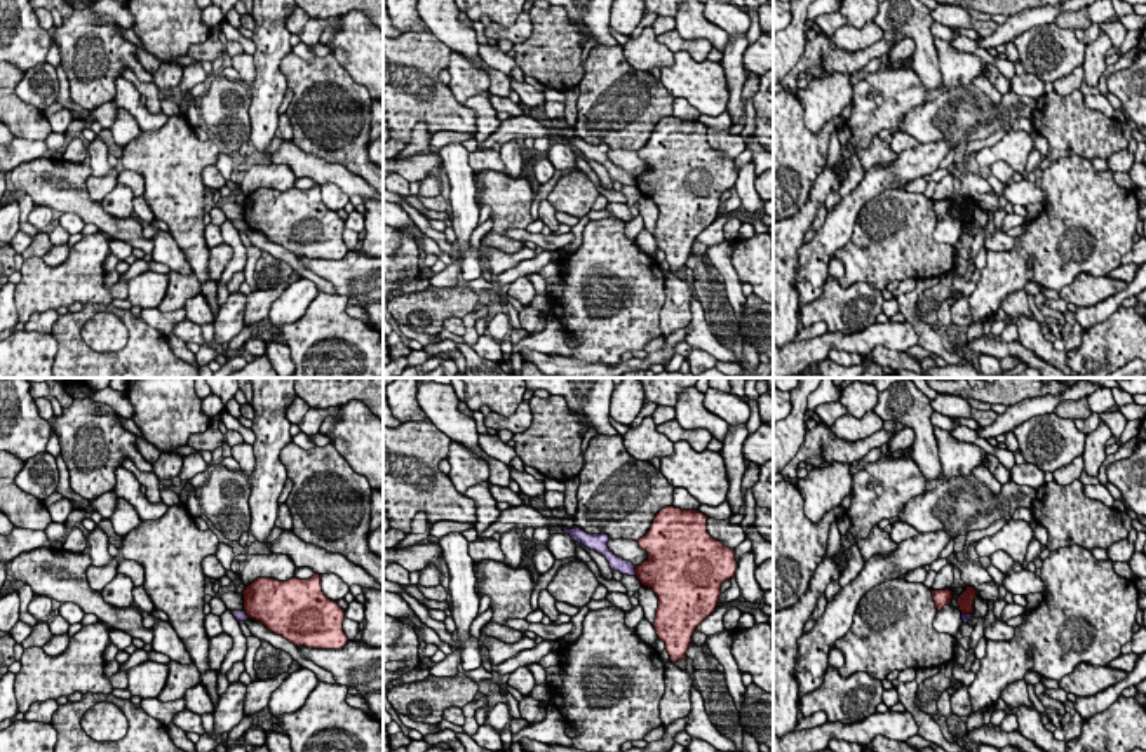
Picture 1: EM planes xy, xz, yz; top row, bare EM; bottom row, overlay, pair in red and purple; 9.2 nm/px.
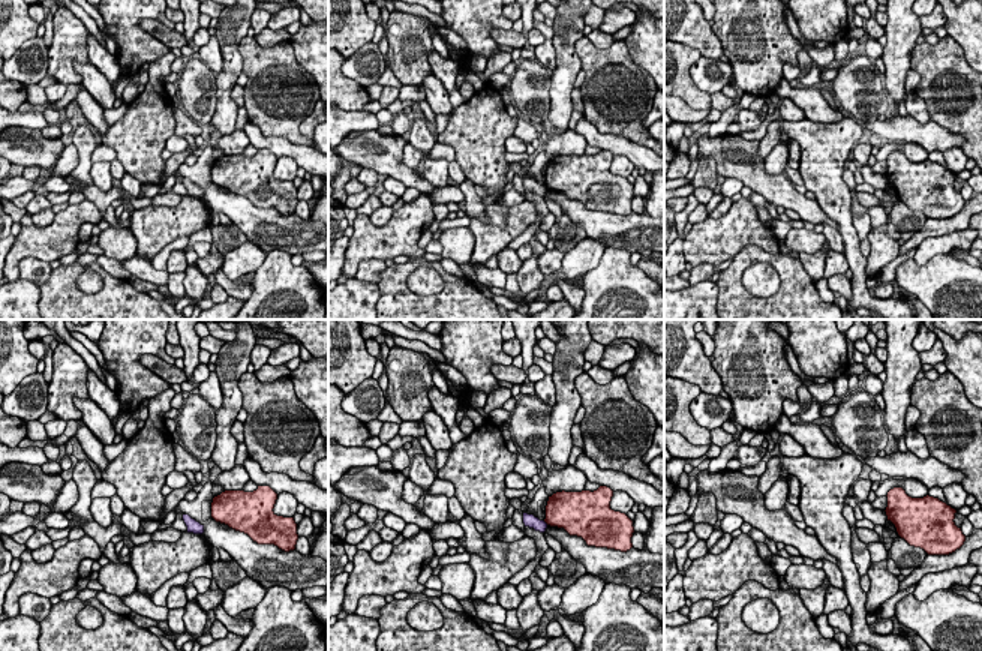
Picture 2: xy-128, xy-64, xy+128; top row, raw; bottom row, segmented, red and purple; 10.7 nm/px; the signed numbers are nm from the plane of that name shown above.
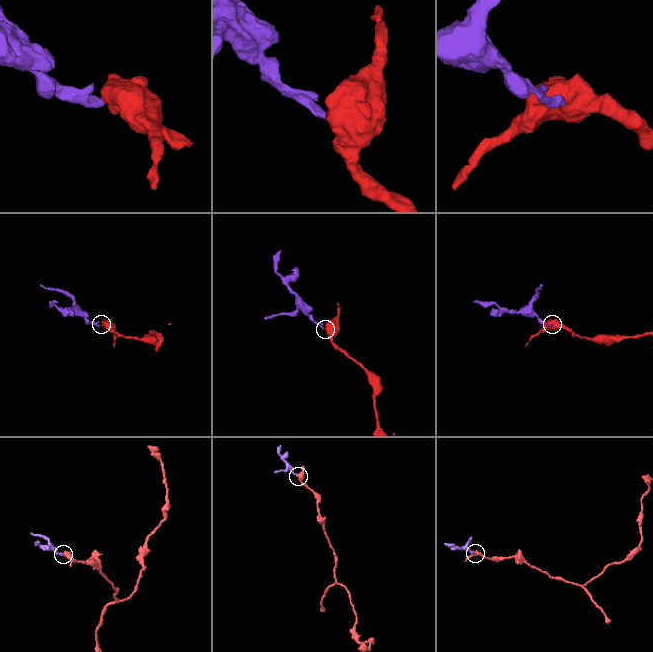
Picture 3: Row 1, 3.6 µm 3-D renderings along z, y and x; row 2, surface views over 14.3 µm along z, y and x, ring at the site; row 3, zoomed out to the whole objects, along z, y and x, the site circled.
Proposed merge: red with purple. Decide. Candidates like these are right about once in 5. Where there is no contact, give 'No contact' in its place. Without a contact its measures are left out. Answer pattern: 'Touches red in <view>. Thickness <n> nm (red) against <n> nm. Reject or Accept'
Touches red in xz. Thickness 360 nm (red) against 130 nm. Reject

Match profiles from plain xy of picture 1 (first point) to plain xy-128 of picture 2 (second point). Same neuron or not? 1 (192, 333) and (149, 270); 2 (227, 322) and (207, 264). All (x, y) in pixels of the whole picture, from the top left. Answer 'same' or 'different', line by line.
1: same
2: different

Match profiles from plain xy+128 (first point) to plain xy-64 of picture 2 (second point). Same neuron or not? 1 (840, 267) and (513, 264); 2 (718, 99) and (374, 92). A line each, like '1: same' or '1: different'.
1: same
2: different

